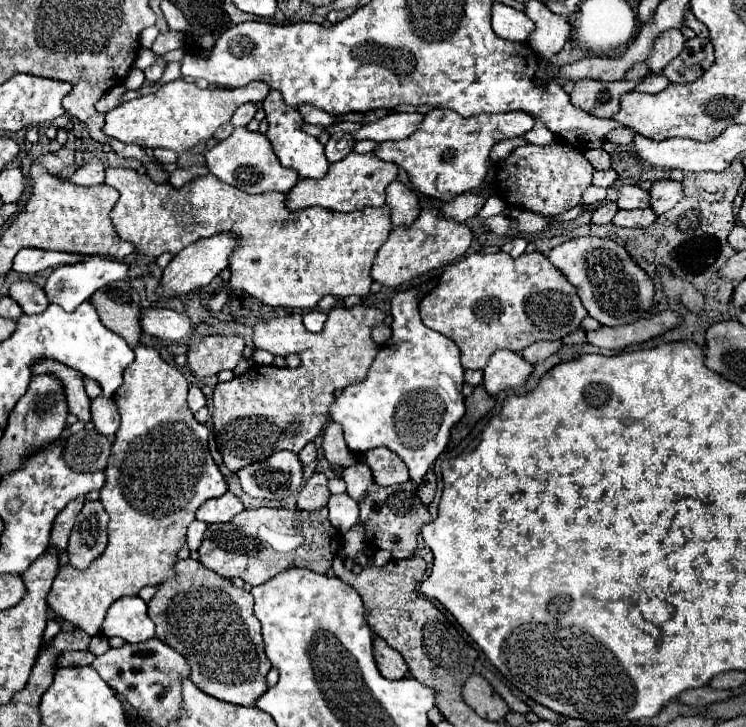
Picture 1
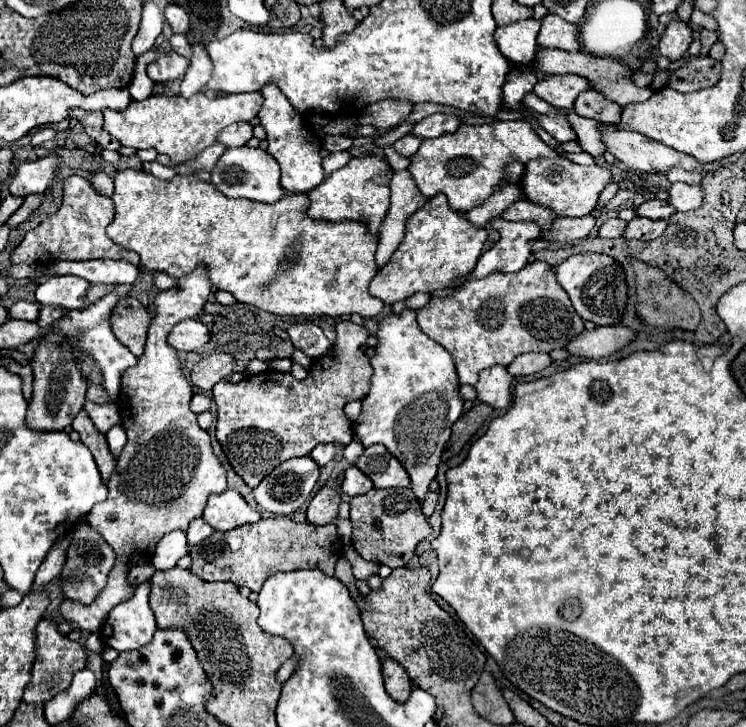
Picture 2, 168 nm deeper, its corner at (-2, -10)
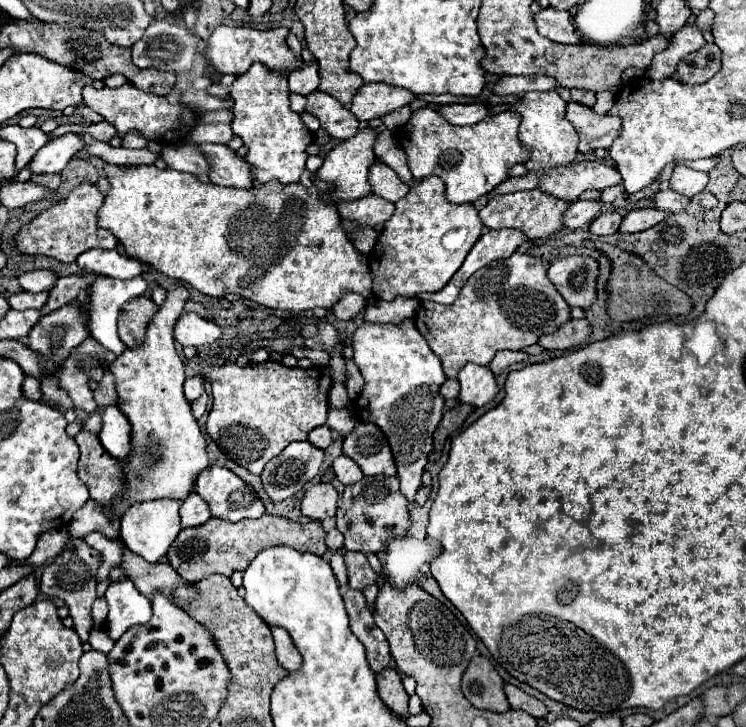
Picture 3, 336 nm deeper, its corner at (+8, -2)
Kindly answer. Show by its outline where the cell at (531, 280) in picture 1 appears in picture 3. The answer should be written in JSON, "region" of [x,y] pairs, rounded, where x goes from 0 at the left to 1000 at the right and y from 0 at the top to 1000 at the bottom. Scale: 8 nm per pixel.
{"region":[[[688,347],[685,355],[639,371],[618,396],[610,418],[564,415],[554,440],[591,495],[599,520],[613,520],[626,498],[655,503],[669,481],[701,481],[720,473],[725,462],[741,459],[752,446],[765,440],[765,429],[733,382],[728,360],[712,349]]]}

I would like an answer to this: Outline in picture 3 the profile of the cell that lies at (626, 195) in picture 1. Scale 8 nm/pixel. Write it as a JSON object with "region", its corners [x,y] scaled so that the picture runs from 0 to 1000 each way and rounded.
{"region":[[[883,261],[875,270],[875,286],[891,289],[891,292],[913,292],[924,281],[921,272],[913,272],[902,261]]]}

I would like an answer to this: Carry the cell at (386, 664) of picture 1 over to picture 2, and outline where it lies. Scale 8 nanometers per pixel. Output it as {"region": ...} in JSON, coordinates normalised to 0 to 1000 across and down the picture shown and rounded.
{"region":[[[513,908],[513,933],[519,955],[532,966],[546,966],[551,955],[551,933],[529,908]]]}

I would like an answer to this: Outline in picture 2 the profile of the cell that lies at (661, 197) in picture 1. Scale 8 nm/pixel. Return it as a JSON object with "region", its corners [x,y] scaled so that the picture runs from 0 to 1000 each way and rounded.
{"region":[[[905,250],[897,259],[897,278],[905,283],[908,292],[924,292],[940,283],[942,278],[942,259],[937,253],[918,253],[918,250]]]}

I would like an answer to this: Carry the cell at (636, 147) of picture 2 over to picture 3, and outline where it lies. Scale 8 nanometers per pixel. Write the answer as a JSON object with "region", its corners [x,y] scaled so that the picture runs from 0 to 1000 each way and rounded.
{"region":[[[773,140],[760,143],[760,165],[776,184],[776,209],[816,204],[832,184],[832,162],[819,157],[798,157],[792,149]]]}

